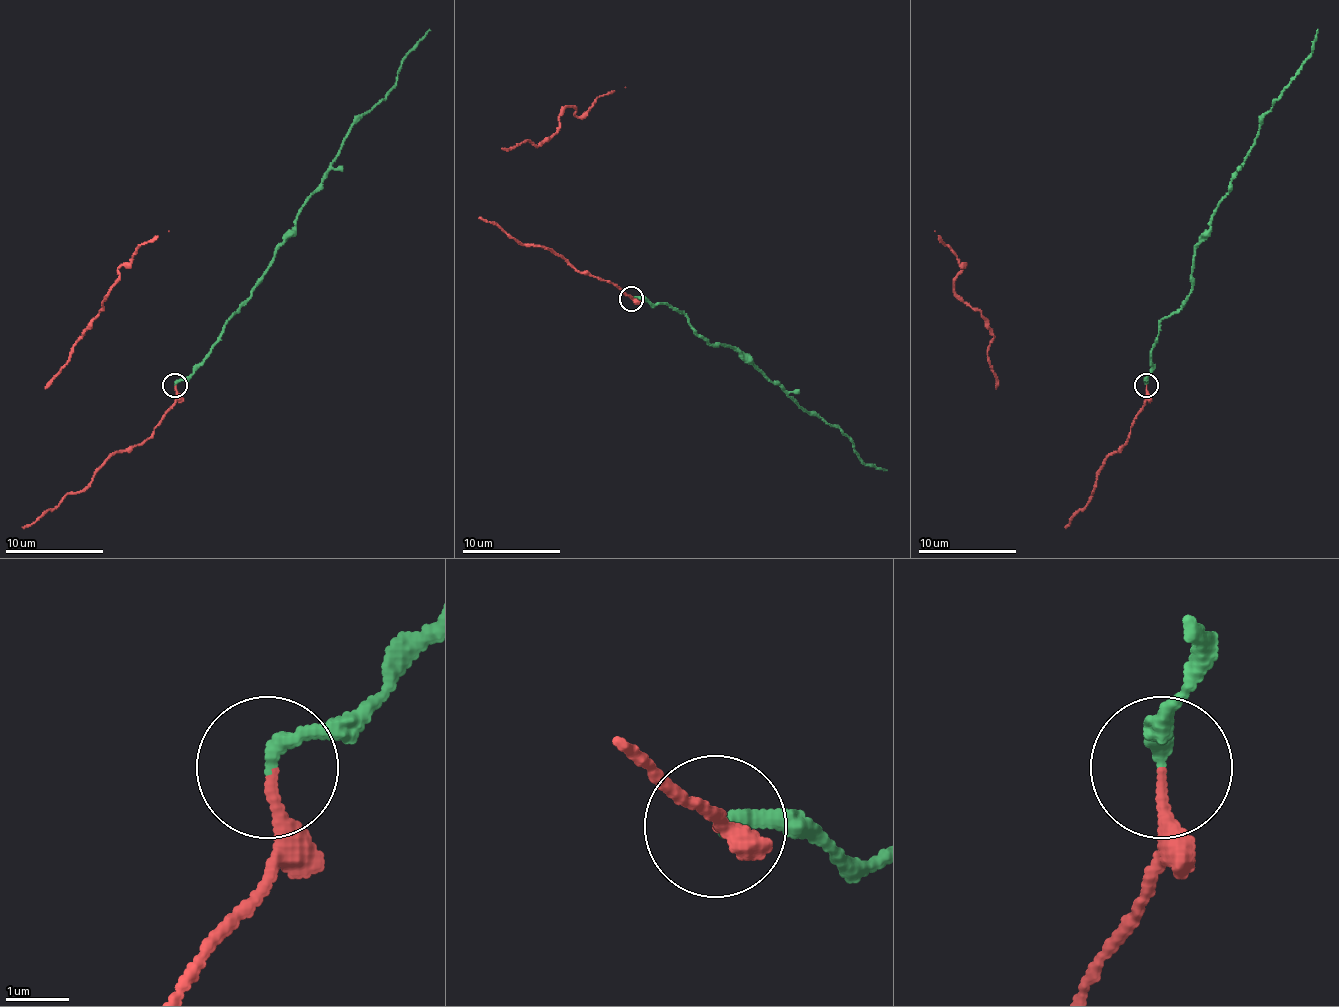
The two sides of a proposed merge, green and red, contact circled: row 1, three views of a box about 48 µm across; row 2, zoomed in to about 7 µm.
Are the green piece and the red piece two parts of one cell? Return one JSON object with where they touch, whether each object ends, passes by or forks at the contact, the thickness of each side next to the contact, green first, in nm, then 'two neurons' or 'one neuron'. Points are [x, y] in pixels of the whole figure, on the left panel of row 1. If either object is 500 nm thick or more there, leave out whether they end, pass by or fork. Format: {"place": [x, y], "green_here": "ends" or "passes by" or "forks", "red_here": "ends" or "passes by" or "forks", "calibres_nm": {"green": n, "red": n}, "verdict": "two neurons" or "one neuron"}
{"place": [175, 385], "green_here": "ends", "red_here": "ends", "calibres_nm": {"green": 260, "red": 180}, "verdict": "one neuron"}

